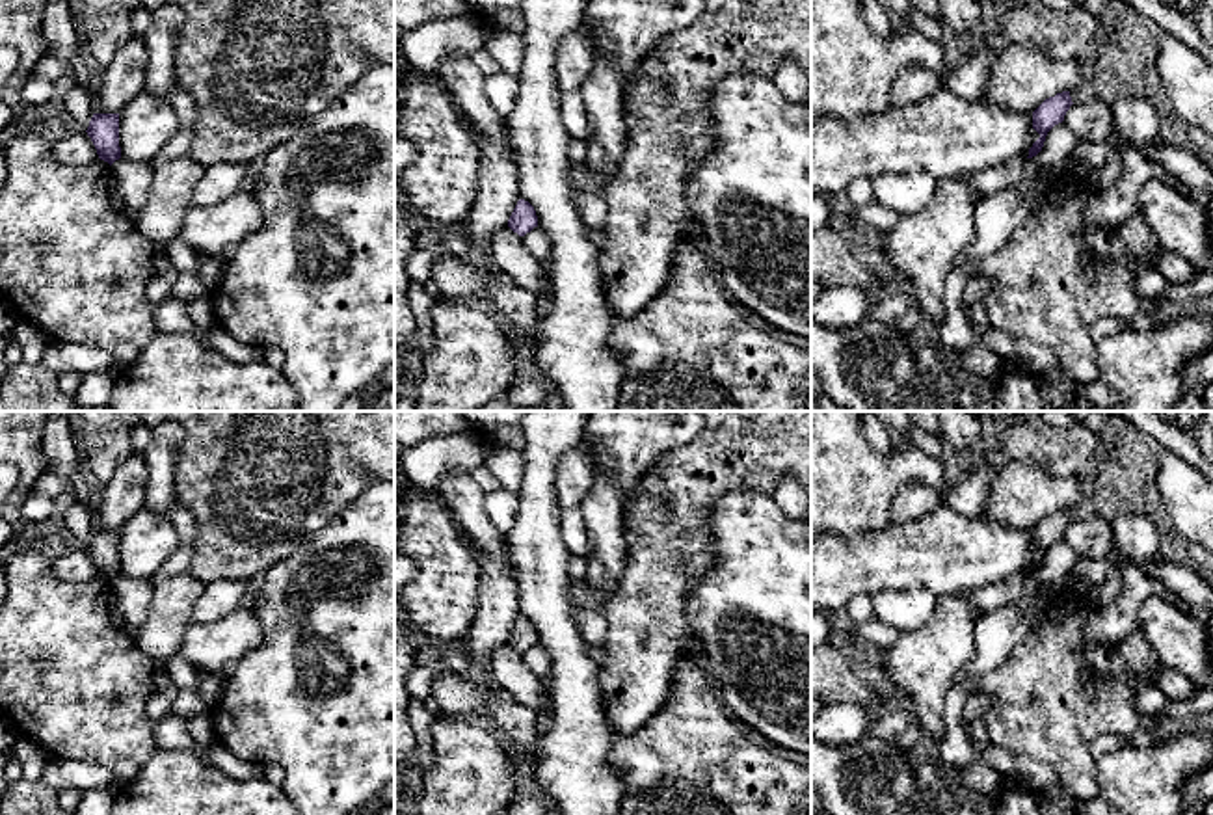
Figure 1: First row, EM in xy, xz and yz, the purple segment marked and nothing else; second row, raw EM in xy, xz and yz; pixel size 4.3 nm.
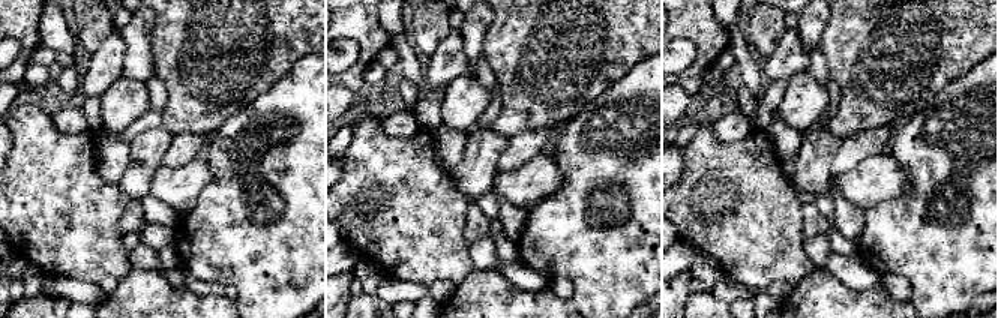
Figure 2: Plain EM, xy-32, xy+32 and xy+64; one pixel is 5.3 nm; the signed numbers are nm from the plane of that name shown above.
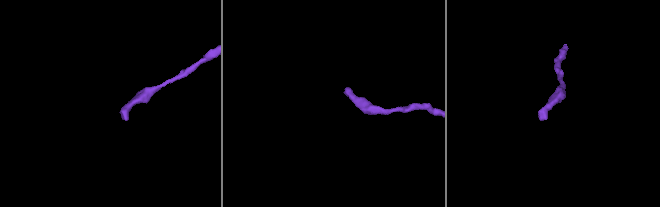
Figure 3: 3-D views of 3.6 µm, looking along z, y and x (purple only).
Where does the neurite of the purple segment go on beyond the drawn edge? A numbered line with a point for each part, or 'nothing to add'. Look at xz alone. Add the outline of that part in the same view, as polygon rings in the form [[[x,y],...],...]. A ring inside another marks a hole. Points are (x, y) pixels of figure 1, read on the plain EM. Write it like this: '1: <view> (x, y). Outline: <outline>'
nothing to add

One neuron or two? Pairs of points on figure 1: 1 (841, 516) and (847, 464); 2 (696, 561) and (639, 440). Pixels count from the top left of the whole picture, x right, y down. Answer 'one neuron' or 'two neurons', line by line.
1: one neuron
2: two neurons

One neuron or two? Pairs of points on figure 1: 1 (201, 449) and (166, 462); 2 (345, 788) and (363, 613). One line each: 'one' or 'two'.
1: two
2: one

